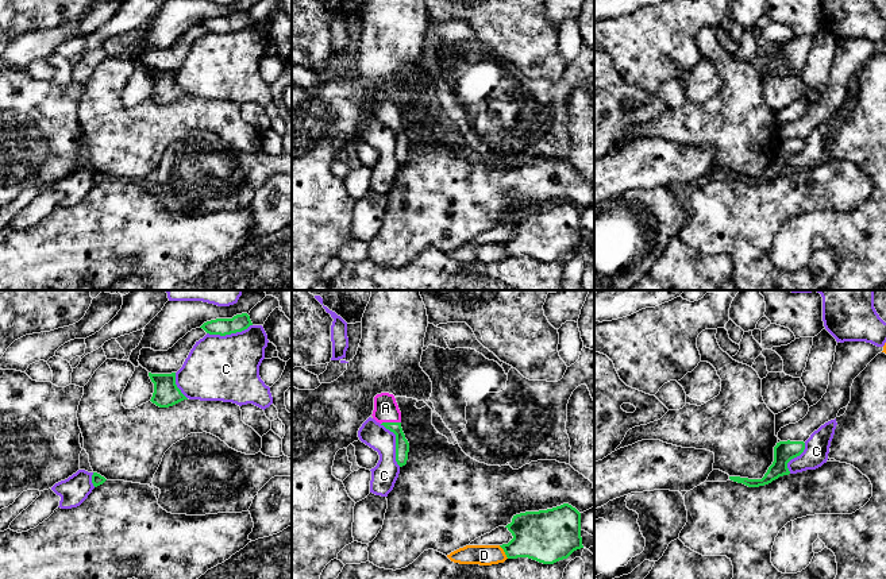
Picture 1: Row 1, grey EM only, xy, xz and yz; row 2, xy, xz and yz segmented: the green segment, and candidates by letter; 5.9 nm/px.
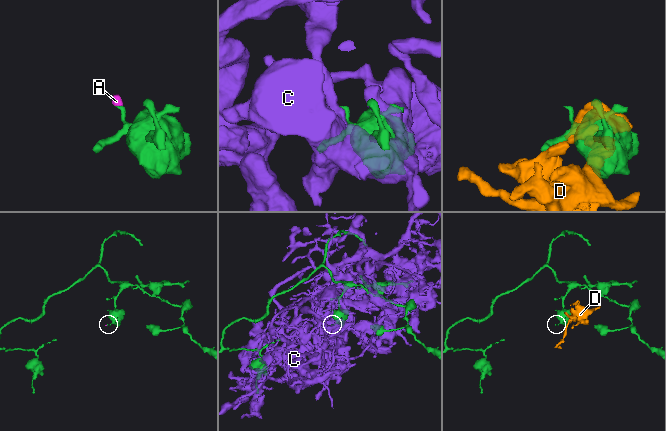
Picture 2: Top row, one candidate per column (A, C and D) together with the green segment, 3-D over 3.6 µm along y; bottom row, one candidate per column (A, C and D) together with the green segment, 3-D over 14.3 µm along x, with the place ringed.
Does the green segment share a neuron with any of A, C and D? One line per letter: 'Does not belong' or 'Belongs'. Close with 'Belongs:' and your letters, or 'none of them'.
A: Belongs
C: Does not belong
D: Does not belong
Belongs: A

